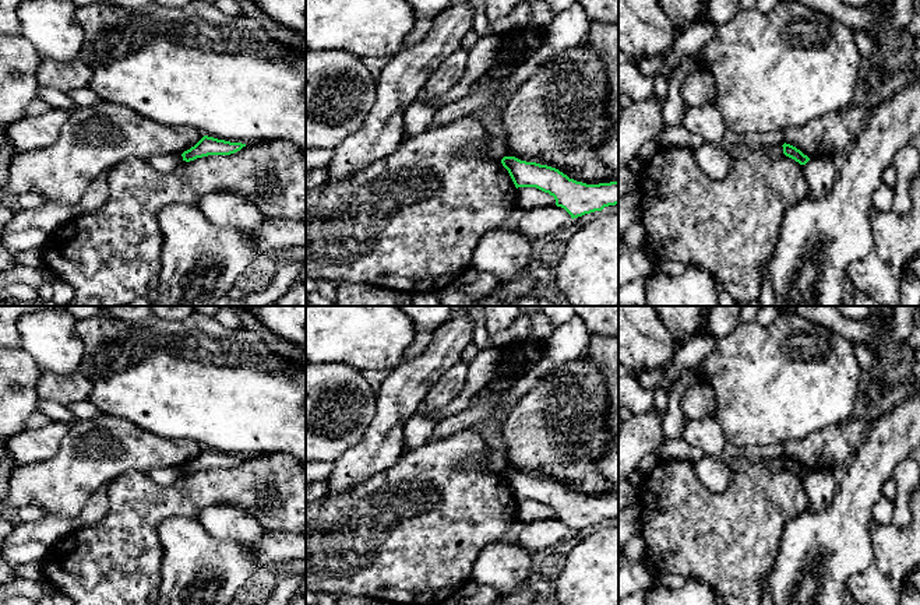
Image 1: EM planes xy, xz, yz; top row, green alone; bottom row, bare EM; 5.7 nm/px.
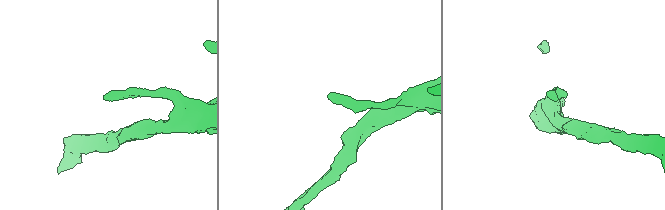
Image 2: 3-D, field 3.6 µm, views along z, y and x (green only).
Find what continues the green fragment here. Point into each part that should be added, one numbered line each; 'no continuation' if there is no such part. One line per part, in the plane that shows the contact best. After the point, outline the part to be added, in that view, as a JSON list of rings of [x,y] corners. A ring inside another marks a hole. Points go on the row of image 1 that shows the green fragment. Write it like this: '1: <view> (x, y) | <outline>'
no continuation

